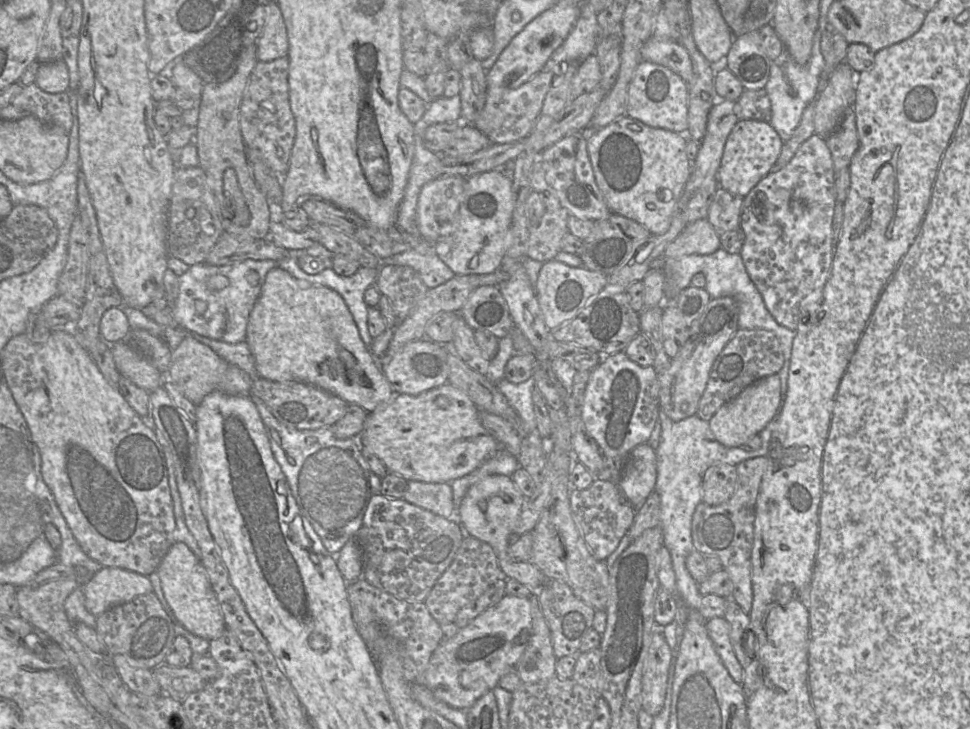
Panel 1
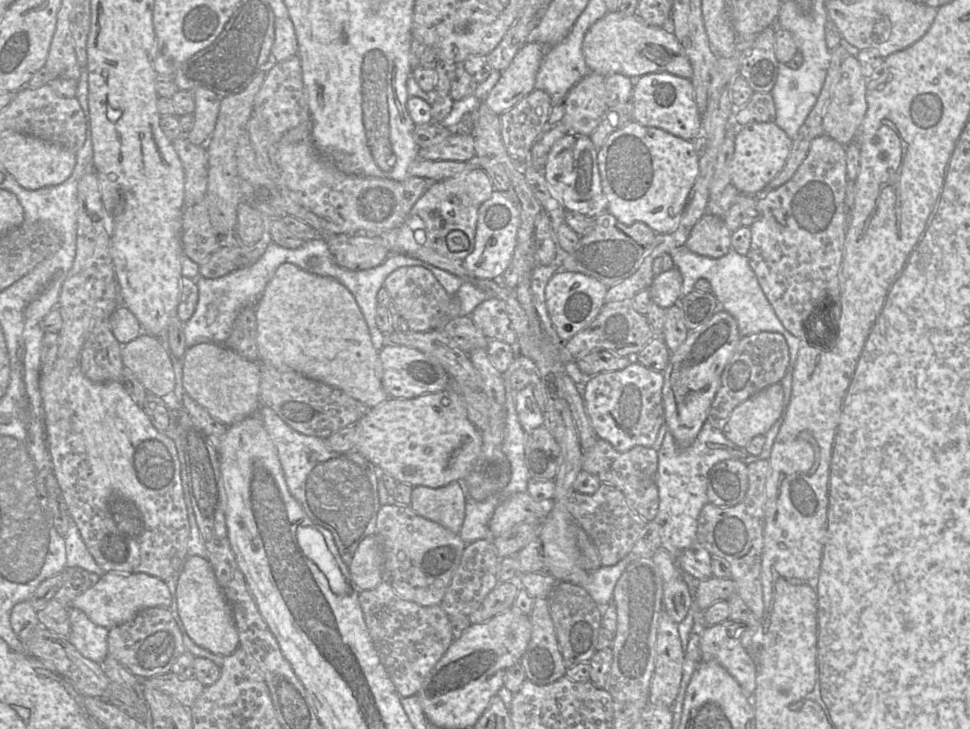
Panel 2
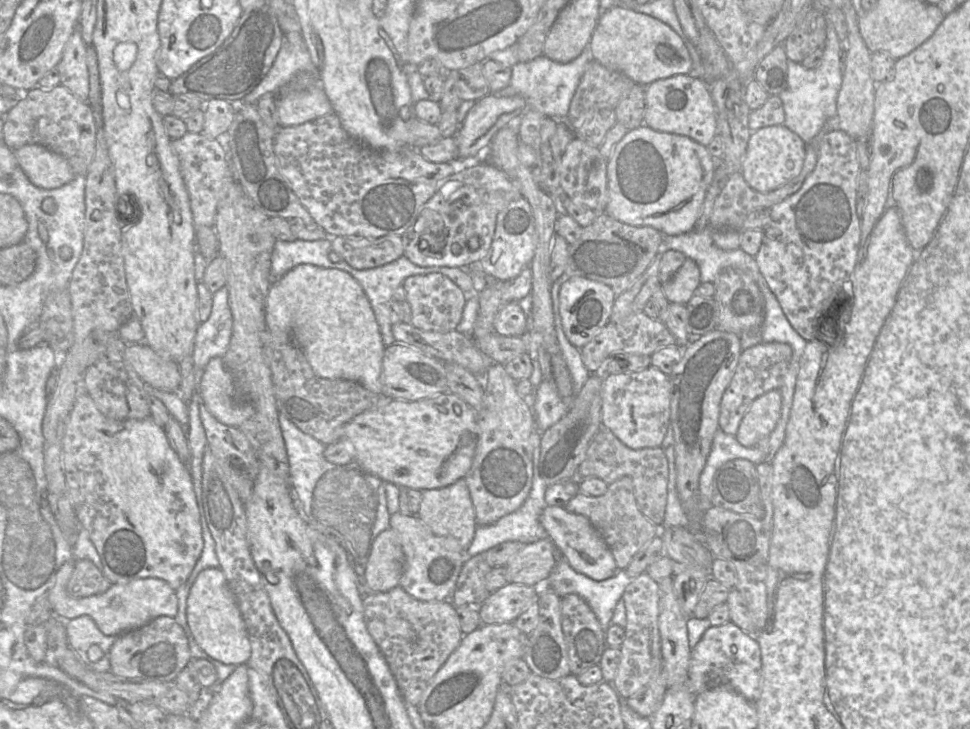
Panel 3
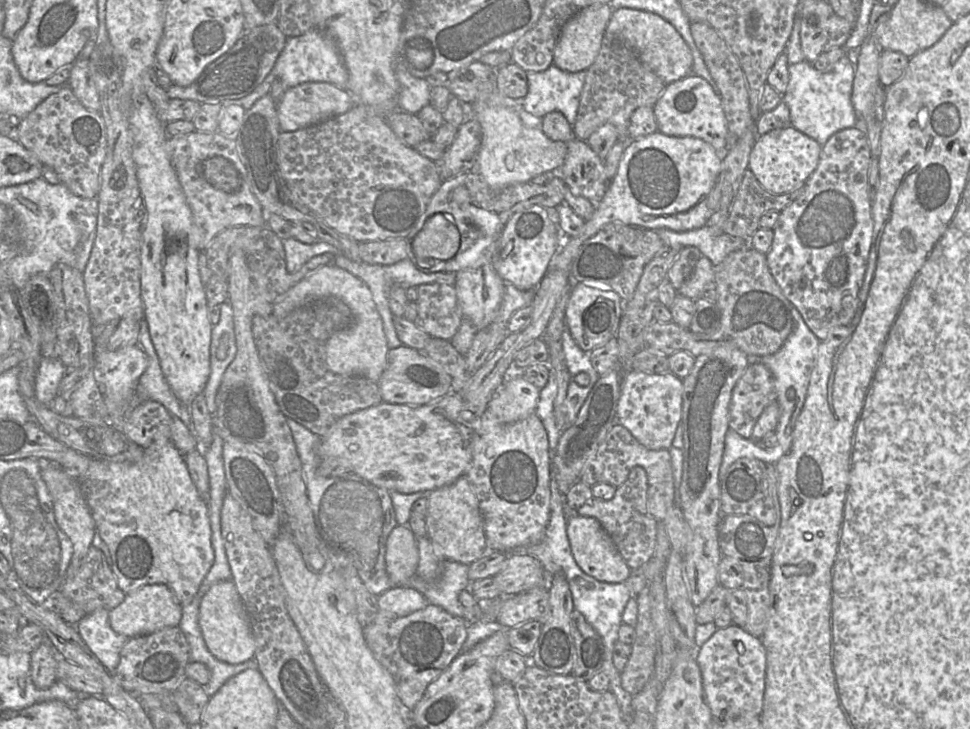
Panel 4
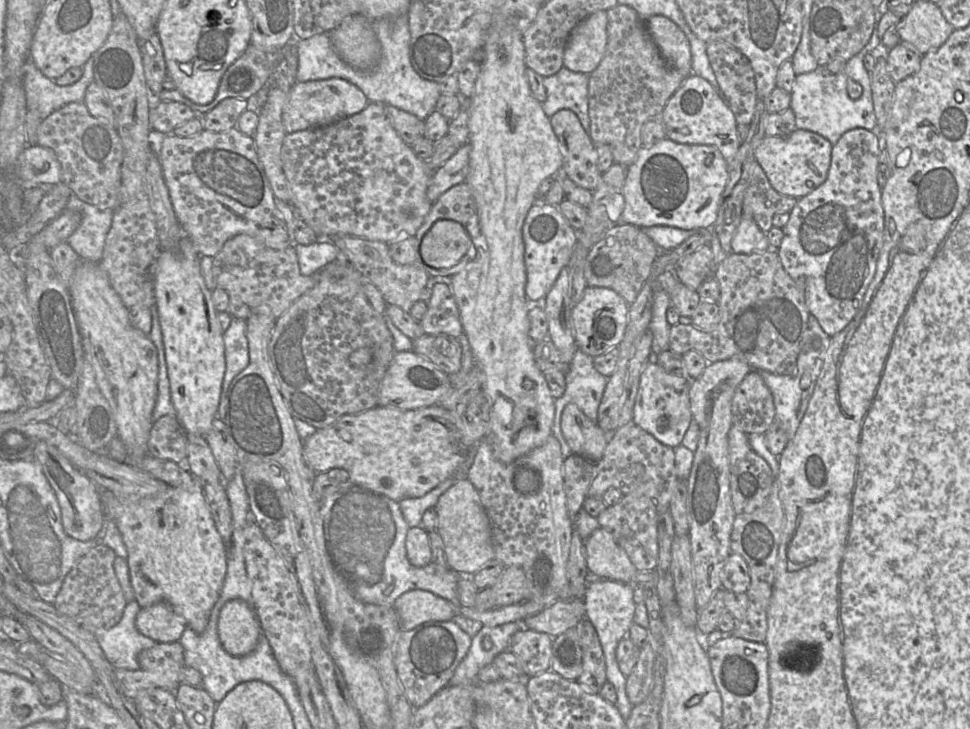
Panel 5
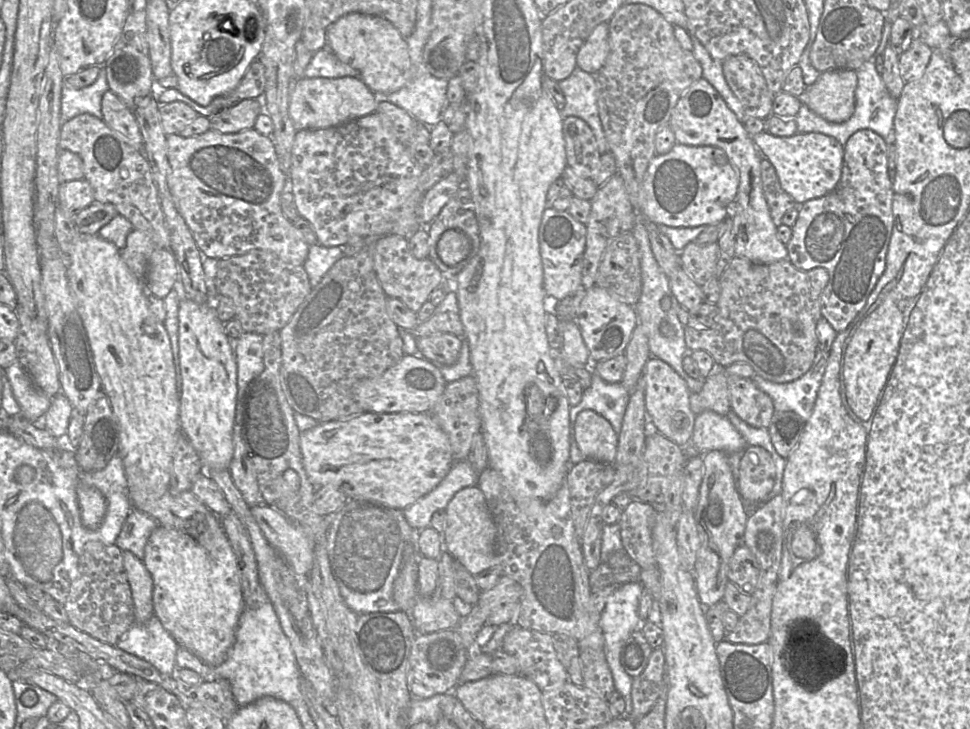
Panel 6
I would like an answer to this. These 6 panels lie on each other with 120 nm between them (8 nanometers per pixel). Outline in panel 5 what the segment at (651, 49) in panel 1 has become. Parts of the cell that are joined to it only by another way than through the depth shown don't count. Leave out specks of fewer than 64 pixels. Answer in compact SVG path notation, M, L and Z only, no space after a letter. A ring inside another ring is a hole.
M654 15L645 20L646 28L667 65L682 75L692 73L689 40L670 19Z

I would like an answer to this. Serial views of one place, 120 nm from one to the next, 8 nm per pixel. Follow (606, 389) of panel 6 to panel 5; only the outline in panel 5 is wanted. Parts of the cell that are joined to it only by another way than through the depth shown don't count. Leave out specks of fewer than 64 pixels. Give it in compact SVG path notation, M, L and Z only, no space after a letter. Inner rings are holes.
M576 349L565 376L566 390L557 401L555 416L561 416L565 406L573 403L589 419L596 421L608 377L600 374L593 366L593 357L580 349Z

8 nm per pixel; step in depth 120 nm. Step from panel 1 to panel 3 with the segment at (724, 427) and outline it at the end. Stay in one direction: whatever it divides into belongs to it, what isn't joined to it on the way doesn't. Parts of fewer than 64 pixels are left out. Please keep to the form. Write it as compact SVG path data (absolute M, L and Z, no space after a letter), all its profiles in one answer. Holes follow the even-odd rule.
M780 389L755 399L740 423L737 441L744 447L754 447L759 440L770 436L780 419L781 409Z

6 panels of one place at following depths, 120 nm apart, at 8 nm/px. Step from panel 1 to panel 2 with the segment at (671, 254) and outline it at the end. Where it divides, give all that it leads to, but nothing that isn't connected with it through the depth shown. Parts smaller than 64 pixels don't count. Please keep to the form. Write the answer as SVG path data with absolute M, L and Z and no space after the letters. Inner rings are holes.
M707 212L694 225L685 247L698 255L719 258L731 250L731 236L723 219Z

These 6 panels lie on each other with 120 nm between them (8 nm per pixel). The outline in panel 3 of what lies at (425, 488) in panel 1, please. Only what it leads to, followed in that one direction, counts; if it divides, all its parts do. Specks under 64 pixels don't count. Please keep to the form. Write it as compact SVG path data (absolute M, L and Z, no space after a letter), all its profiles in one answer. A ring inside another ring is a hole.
M464 478L444 488L422 490L417 516L435 535L446 538L445 545L449 549L457 552L465 552L468 549L477 528L470 491Z

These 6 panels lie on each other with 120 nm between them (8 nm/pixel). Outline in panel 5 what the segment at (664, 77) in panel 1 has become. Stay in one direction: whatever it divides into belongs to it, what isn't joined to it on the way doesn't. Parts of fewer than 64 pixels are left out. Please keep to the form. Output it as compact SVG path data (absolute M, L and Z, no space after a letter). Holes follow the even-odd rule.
M690 73L666 103L660 119L666 129L666 138L680 144L715 146L727 163L732 161L741 146L738 123L731 109L714 87L704 78Z

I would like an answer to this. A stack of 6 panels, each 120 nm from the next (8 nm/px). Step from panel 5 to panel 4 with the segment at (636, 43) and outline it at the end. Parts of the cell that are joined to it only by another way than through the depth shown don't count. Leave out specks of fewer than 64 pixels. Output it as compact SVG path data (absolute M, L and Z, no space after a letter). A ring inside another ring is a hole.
M619 43L603 44L595 61L587 70L576 121L572 125L575 136L587 141L598 128L612 124L617 129L618 140L630 142L628 128L632 113L640 107L653 108L666 85L644 66L629 48Z

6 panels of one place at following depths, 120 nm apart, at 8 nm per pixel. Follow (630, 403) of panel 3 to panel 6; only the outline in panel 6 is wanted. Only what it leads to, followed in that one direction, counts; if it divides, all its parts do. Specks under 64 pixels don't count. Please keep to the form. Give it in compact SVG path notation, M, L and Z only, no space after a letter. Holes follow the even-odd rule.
M651 357L642 374L645 410L651 430L656 430L678 446L685 446L691 439L696 415L690 407L691 391L686 381L666 362Z

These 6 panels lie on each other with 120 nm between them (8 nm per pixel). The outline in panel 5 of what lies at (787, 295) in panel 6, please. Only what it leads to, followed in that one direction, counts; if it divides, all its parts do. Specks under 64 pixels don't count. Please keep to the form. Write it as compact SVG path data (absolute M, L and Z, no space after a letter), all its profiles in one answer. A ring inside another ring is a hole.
M774 249L750 254L731 253L718 264L712 275L720 286L720 322L710 332L704 332L692 324L680 321L670 327L669 350L682 355L689 350L698 351L708 363L738 358L750 365L752 370L765 370L778 375L792 375L797 371L797 360L808 327L810 311L801 284L785 271Z

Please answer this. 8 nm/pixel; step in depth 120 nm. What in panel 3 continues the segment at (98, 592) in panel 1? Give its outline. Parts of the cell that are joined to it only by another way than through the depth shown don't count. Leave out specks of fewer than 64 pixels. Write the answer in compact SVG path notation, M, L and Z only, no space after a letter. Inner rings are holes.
M72 558L61 566L56 574L55 584L48 592L52 611L62 620L67 621L82 615L89 615L103 634L118 637L141 628L159 616L175 618L178 612L176 592L166 581L158 578L143 578L122 584L112 584L103 593L73 598L67 593L67 583L75 564L76 560Z

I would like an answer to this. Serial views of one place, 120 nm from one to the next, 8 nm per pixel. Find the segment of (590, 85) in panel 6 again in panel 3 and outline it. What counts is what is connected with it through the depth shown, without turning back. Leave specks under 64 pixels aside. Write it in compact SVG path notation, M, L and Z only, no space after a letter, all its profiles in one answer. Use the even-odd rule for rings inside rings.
M588 45L576 59L566 64L554 62L544 56L539 56L529 62L518 62L511 67L512 74L509 85L494 95L502 97L518 95L525 100L529 109L536 110L553 119L567 119L571 100L591 61L592 54Z

